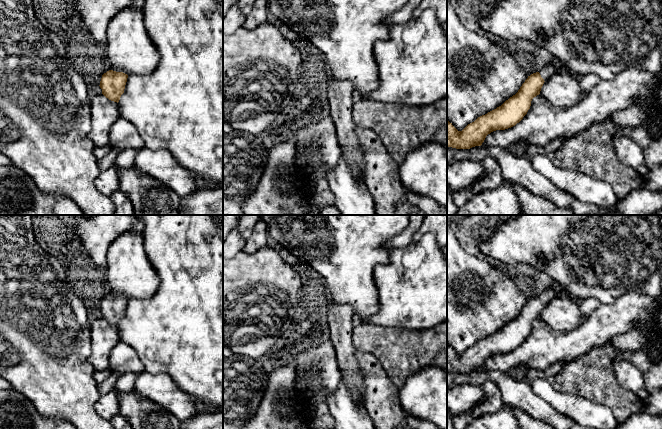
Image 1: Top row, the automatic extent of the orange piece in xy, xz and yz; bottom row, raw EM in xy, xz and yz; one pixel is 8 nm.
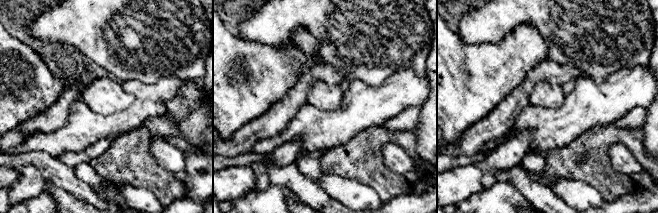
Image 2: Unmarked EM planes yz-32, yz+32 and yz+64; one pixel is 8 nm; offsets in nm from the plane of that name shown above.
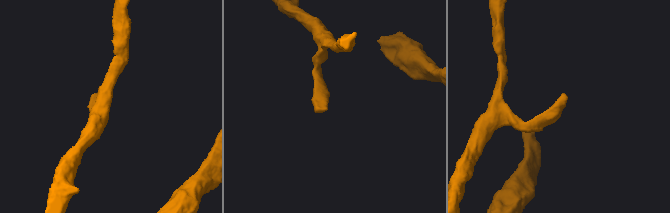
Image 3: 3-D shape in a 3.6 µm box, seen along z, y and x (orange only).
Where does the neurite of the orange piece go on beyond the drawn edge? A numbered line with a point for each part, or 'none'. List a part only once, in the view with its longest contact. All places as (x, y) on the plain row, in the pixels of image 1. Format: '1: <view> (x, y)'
1: yz (561, 291)

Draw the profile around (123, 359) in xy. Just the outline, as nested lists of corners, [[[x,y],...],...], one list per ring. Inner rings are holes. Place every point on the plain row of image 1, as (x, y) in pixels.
[[[119,341],[111,351],[109,369],[111,372],[116,372],[119,376],[126,373],[139,375],[145,371],[144,365],[136,351],[123,341]]]

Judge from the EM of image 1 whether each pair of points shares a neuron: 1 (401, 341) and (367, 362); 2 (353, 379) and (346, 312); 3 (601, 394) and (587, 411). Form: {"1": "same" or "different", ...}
{"1": "different", "2": "same", "3": "different"}

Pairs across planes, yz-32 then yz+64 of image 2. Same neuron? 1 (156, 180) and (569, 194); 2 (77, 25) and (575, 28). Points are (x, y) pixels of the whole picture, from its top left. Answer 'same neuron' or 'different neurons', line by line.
1: different neurons
2: same neuron

